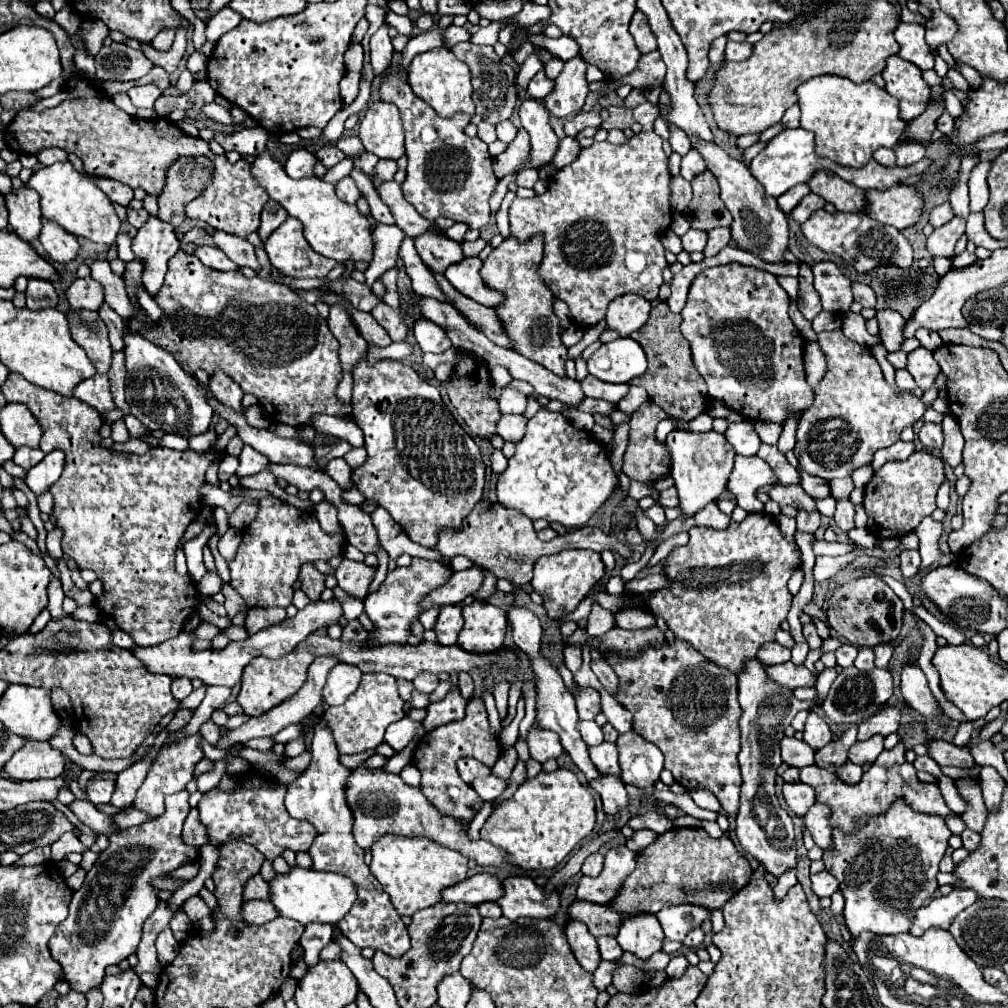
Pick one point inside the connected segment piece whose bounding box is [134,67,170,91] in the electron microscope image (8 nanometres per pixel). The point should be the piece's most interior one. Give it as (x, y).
(159, 77)

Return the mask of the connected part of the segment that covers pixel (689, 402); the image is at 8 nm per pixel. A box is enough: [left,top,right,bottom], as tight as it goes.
[630,303,710,421]

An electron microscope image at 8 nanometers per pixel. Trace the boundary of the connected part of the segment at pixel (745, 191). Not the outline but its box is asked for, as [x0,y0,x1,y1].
[694,141,788,263]

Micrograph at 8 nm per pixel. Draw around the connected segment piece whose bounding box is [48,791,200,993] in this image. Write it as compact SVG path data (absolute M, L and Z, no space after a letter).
M188 791L174 793L166 797L166 811L158 819L108 837L108 849L98 855L84 885L74 891L70 915L58 925L56 935L48 945L52 957L64 969L64 979L74 991L86 993L92 987L100 987L108 965L118 965L128 955L136 953L142 939L142 925L160 901L160 889L156 889L152 881L166 879L178 867L198 861L198 847L182 841L182 825L190 811L188 797Z

